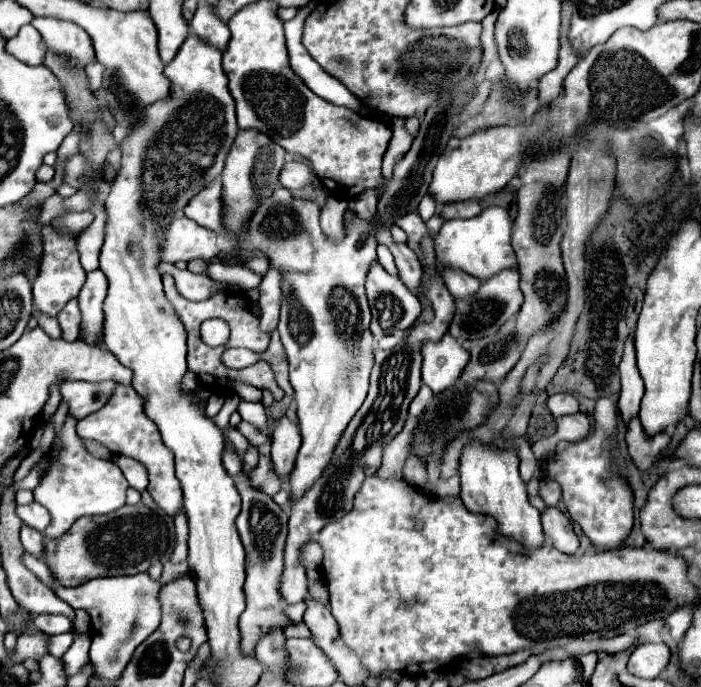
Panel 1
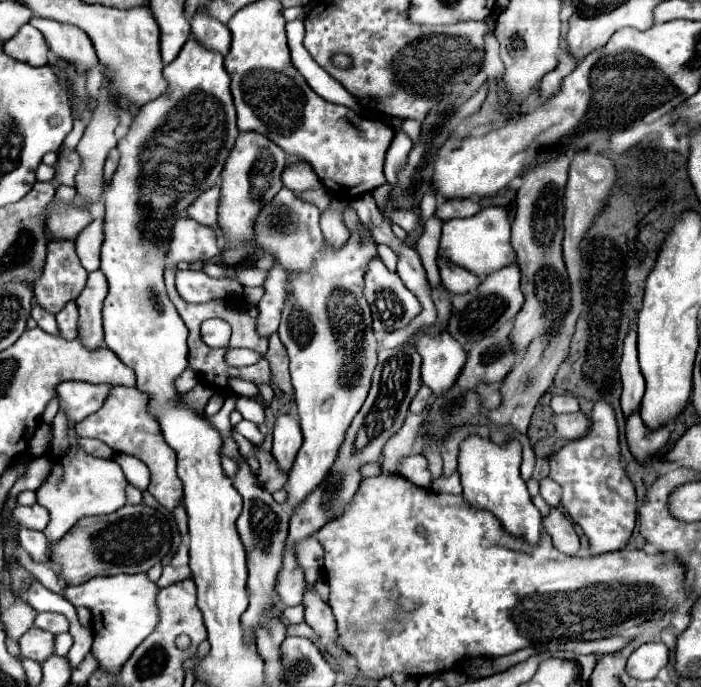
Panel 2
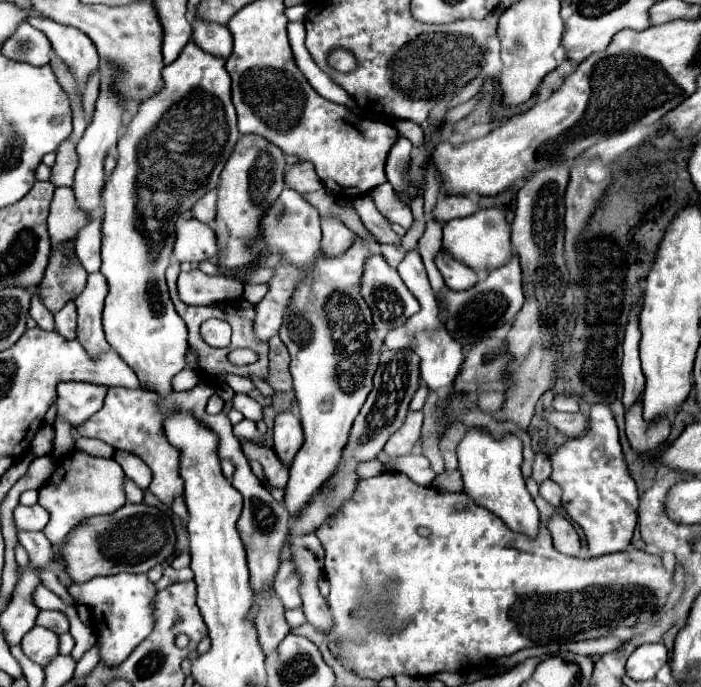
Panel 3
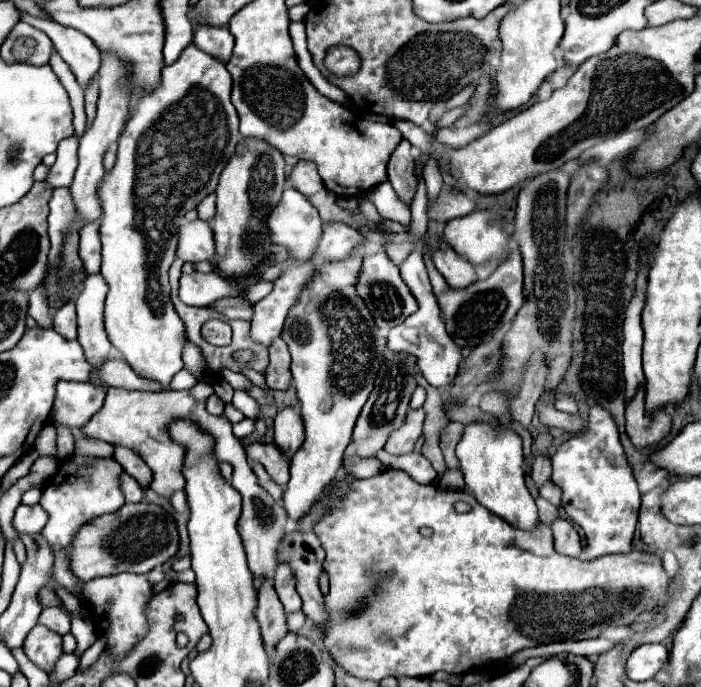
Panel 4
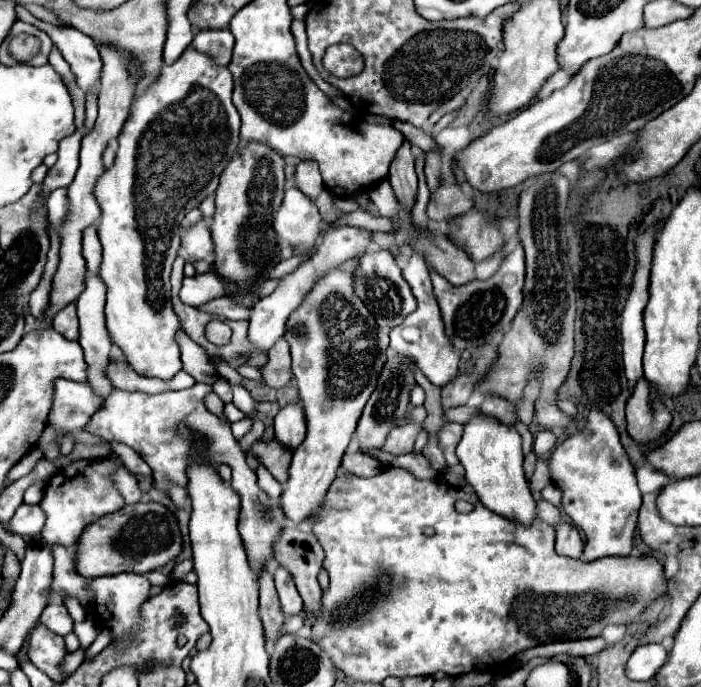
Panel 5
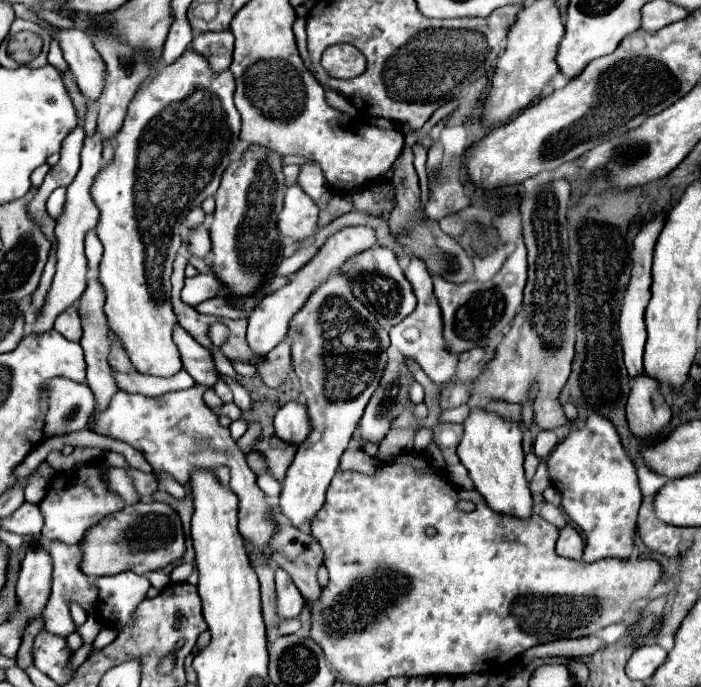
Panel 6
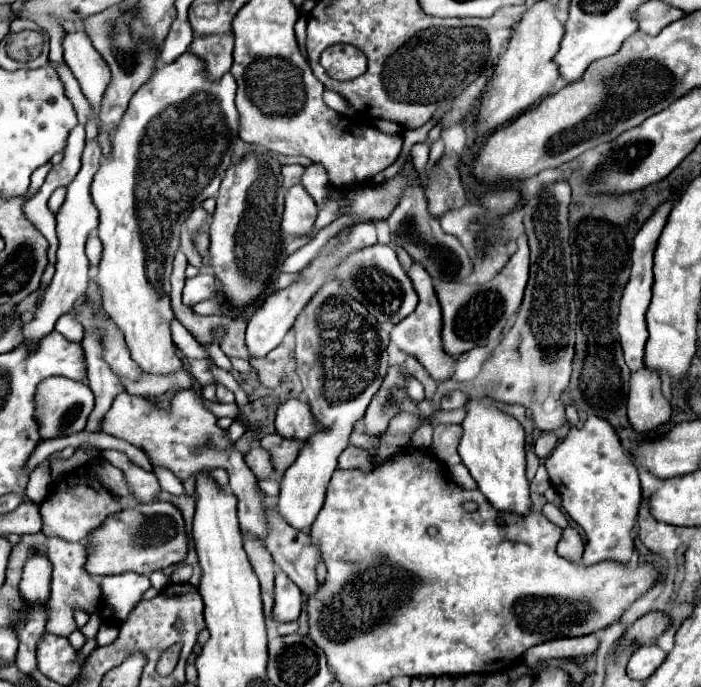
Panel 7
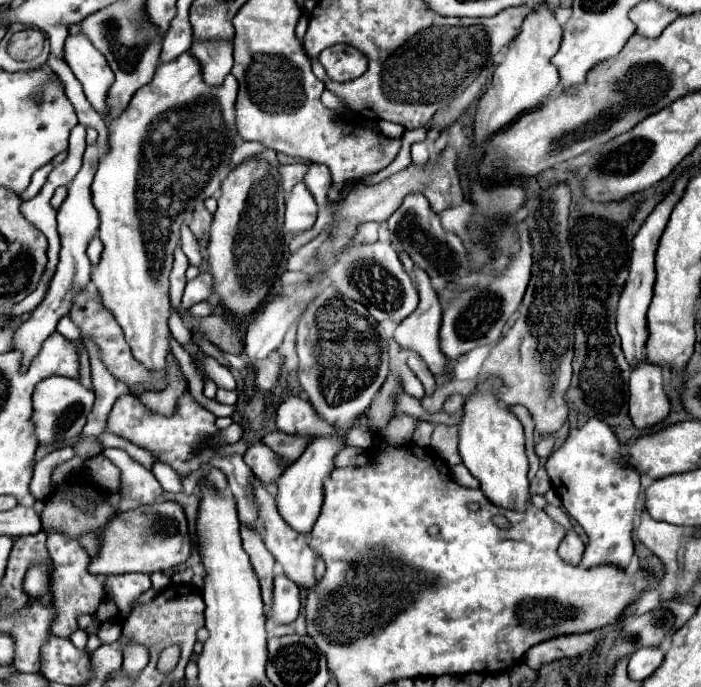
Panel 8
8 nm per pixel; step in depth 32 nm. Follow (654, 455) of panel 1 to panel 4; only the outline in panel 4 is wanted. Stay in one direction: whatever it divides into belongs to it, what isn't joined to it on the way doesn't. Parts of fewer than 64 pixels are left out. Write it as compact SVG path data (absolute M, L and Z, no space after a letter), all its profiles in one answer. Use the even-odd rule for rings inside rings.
M644 388L636 396L632 404L626 406L626 434L632 444L642 450L650 448L670 432L670 416L666 412L656 412L654 416L646 416L644 412Z

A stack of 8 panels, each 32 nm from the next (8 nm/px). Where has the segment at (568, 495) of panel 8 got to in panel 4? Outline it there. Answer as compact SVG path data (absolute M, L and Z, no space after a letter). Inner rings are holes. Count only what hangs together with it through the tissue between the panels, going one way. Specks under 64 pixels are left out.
M592 406L588 432L568 438L550 460L552 482L562 488L562 508L586 534L586 558L592 560L604 554L628 552L638 522L640 492L610 412L602 406Z

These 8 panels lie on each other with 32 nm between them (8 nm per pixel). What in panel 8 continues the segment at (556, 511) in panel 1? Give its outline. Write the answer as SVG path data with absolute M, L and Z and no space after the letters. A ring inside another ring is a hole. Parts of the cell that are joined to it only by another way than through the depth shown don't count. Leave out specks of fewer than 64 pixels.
M568 530L564 540L558 546L558 554L562 560L566 560L568 564L580 564L582 554L584 554L584 542L580 540L580 536L576 534L576 530Z

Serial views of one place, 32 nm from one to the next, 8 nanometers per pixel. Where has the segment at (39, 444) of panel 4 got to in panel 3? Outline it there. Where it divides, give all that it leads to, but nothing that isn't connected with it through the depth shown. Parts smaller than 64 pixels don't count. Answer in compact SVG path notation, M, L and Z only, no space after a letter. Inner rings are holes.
M44 424L44 426L36 432L36 436L34 436L34 440L32 440L32 452L50 454L50 452L52 452L52 438L54 438L54 428L48 426L48 424Z

